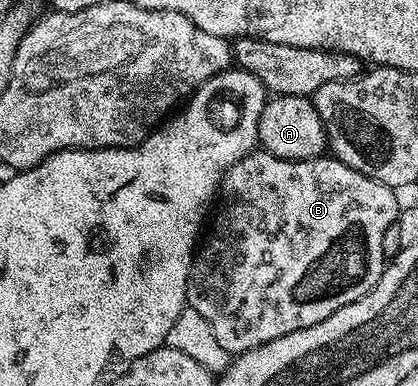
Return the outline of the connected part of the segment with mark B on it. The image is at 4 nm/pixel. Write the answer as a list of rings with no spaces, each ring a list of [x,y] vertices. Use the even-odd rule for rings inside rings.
[[[254,150],[225,172],[223,196],[224,192],[226,204],[218,210],[217,217],[213,220],[213,233],[209,237],[206,235],[196,249],[185,298],[188,307],[198,311],[207,320],[216,341],[231,354],[255,350],[255,346],[283,338],[283,334],[291,334],[295,330],[315,326],[315,322],[323,322],[335,314],[335,310],[367,295],[385,272],[387,258],[383,254],[383,234],[394,227],[399,219],[398,193],[383,182],[375,182],[359,174],[359,170],[347,166],[332,154],[322,154],[313,160],[280,160],[264,150]]]

